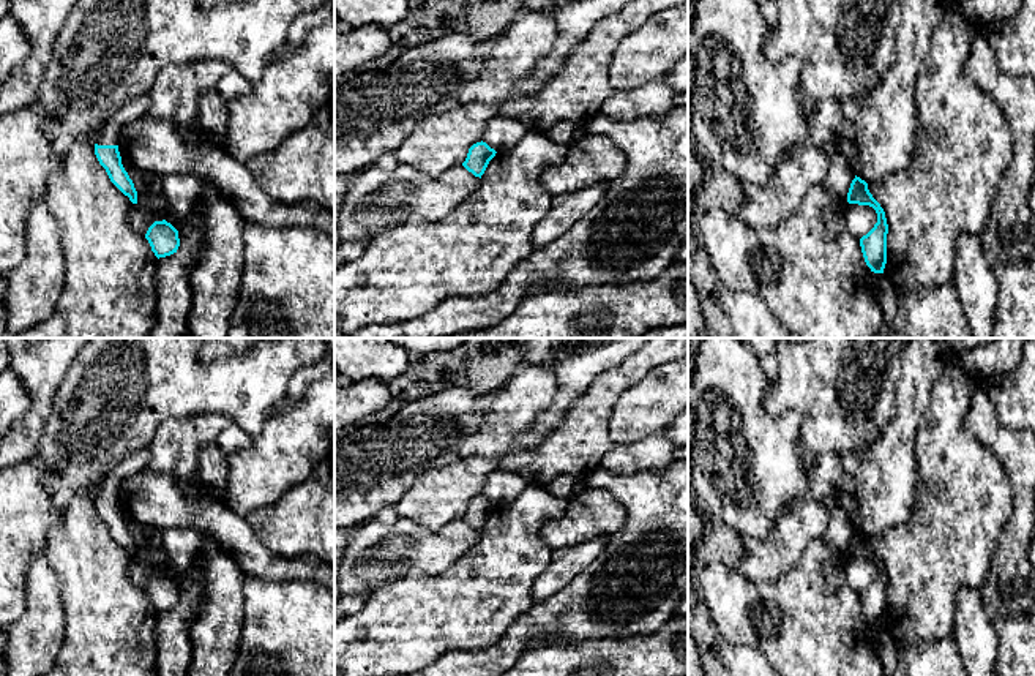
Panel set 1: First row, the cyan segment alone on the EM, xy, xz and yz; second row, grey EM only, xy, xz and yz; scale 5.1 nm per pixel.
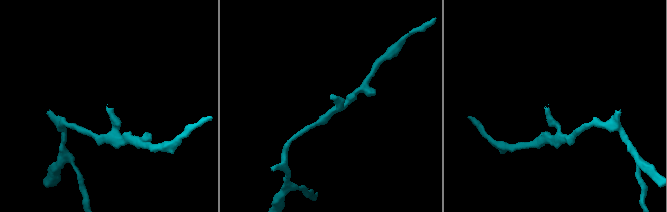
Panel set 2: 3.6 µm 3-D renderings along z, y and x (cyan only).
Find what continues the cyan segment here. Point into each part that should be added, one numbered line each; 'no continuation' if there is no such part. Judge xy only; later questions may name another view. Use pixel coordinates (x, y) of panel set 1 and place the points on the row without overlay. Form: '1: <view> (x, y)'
1: xy (108, 487)

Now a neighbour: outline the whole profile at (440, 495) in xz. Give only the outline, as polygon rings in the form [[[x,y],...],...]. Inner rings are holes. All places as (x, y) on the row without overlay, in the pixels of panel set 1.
[[[458,456],[442,468],[423,472],[393,505],[393,512],[437,531],[465,515],[469,502],[483,494],[494,471],[495,463],[491,460]]]

